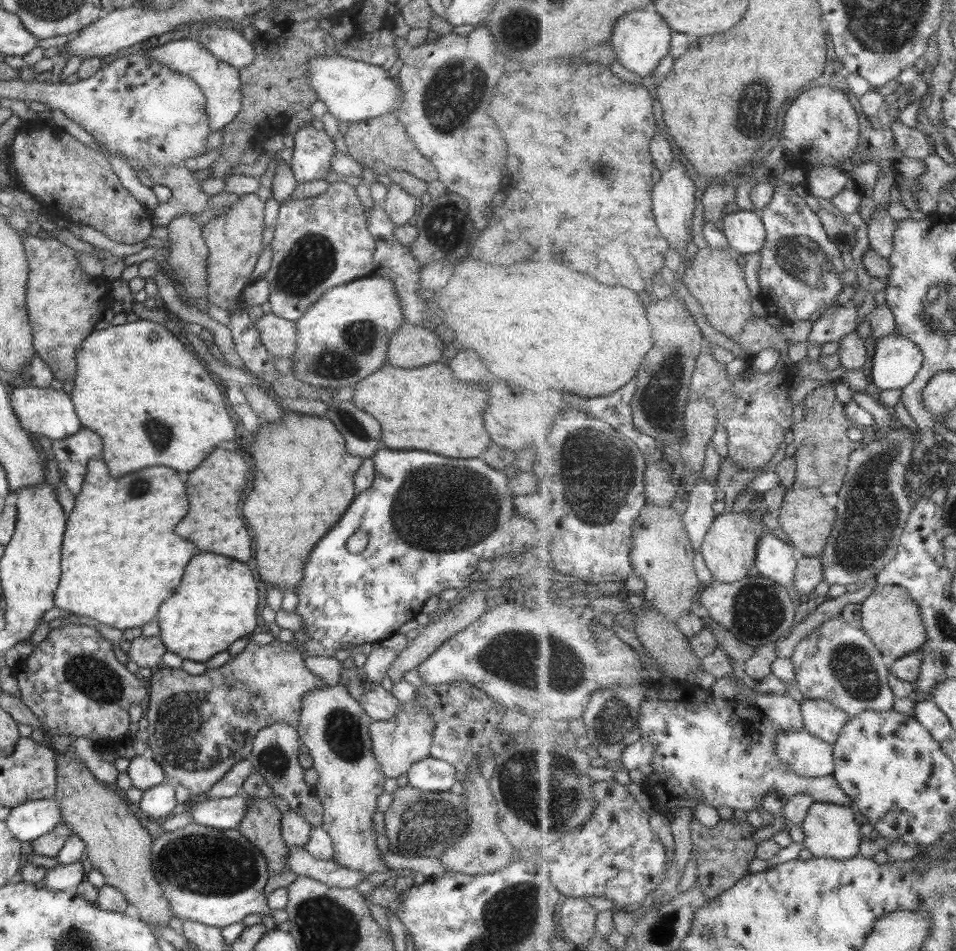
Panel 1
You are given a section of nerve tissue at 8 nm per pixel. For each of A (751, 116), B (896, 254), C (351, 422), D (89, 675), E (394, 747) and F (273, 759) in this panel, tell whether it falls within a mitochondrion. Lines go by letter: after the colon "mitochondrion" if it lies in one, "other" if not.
A: mitochondrion
B: other
C: mitochondrion
D: mitochondrion
E: other
F: mitochondrion

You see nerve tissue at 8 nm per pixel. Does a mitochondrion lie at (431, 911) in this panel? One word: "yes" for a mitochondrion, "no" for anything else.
no

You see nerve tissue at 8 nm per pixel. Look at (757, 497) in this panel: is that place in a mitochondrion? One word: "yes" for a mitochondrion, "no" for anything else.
no

